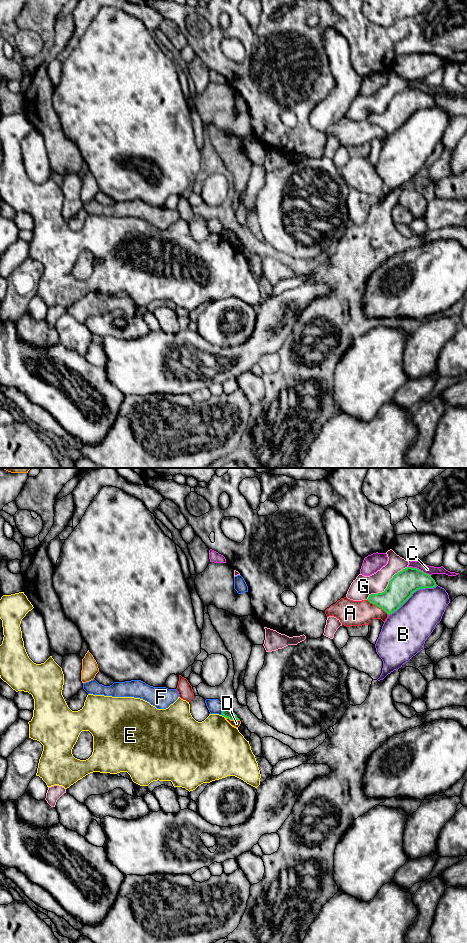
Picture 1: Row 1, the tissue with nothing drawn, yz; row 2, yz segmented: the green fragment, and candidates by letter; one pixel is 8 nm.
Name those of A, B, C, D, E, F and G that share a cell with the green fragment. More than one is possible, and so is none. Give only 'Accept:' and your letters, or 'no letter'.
Accept: no letter

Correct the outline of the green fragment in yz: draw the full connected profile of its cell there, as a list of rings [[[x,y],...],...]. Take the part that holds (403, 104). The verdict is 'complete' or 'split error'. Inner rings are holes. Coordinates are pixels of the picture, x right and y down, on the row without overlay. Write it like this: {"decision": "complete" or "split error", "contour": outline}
{"decision": "complete", "contour": [[[407,87],[393,96],[384,112],[371,114],[367,120],[390,135],[417,110],[436,106],[431,95],[417,88]]]}

